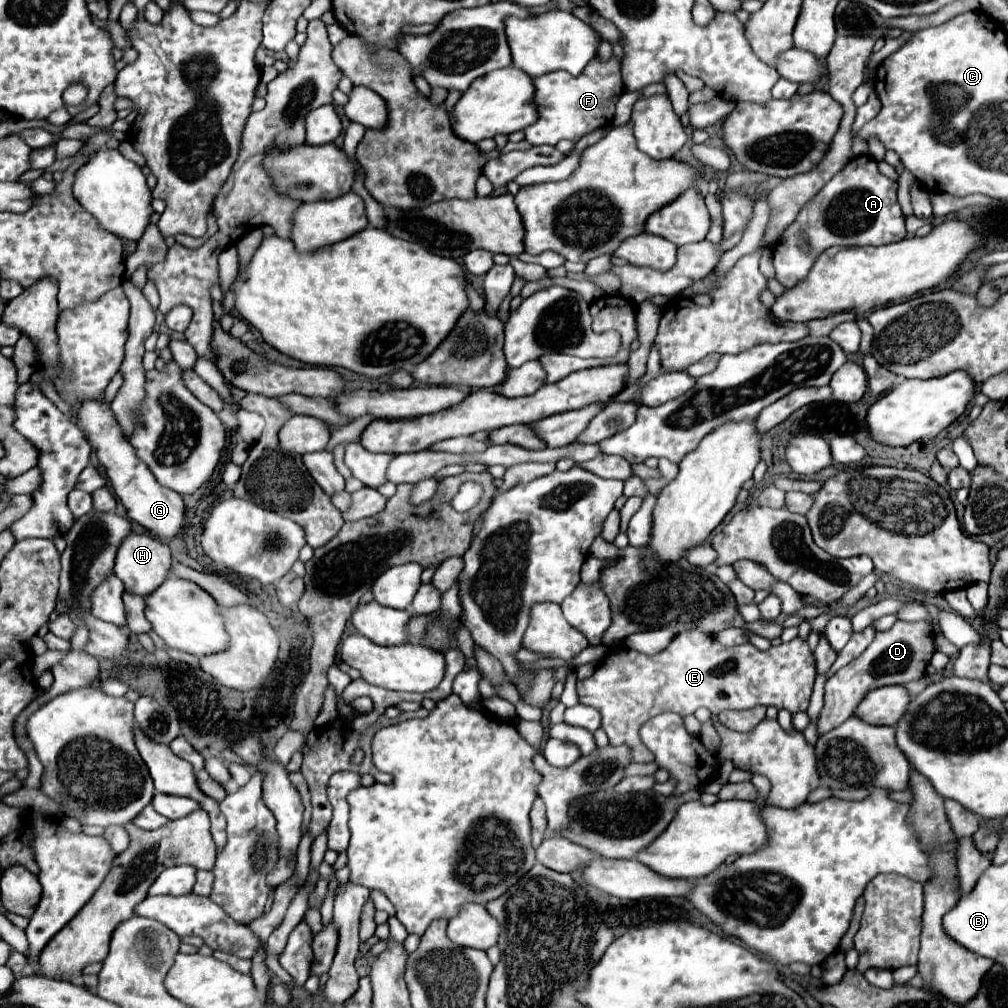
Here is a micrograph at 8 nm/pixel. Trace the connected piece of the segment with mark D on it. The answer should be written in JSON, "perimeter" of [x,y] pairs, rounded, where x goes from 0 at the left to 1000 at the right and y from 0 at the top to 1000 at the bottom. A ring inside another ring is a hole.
{"perimeter":[[[890,615],[882,625],[868,627],[866,637],[858,643],[858,647],[844,655],[840,661],[832,663],[818,679],[818,700],[811,716],[813,728],[826,724],[836,718],[858,692],[860,687],[882,681],[882,679],[900,679],[904,675],[912,675],[918,671],[918,663],[924,657],[928,647],[928,629],[922,615],[912,617],[896,617]]]}

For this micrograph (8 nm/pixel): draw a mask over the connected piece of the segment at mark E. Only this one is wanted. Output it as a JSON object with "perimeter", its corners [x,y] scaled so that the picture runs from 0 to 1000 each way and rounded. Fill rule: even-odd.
{"perimeter":[[[689,625],[678,627],[668,633],[668,637],[650,651],[640,651],[636,647],[624,645],[624,643],[612,643],[606,645],[592,661],[590,669],[582,675],[572,677],[574,696],[580,700],[588,700],[598,710],[598,724],[604,730],[606,740],[624,740],[626,754],[628,756],[648,756],[648,748],[640,742],[640,738],[634,732],[634,722],[648,710],[656,706],[670,704],[676,710],[688,708],[691,702],[702,702],[707,709],[713,709],[715,704],[741,704],[745,700],[757,698],[757,700],[771,700],[773,704],[779,702],[785,708],[799,706],[803,700],[803,692],[807,687],[809,677],[809,653],[803,645],[801,635],[789,633],[781,639],[765,641],[763,645],[751,645],[743,637],[719,643],[705,631],[693,629]]]}

